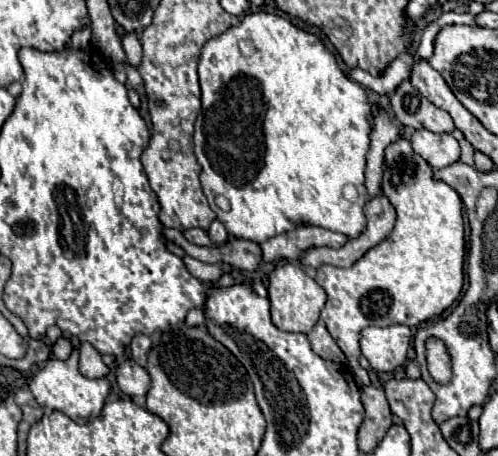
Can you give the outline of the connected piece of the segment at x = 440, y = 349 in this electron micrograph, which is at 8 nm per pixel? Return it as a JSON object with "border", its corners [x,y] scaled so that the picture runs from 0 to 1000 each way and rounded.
{"border":[[[865,741],[865,746],[857,750],[857,776],[861,776],[857,798],[861,798],[865,825],[869,825],[878,838],[886,838],[886,842],[902,838],[902,829],[908,825],[908,807],[890,750]]]}

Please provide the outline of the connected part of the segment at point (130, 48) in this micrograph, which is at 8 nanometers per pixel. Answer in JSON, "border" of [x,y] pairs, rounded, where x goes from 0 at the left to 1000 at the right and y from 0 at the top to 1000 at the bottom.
{"border":[[[273,75],[249,77],[243,86],[243,94],[253,118],[253,132],[271,149],[279,147],[287,114],[283,94]]]}

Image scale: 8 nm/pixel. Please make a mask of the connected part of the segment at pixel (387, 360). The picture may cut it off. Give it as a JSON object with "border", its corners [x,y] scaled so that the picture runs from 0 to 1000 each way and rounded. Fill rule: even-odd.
{"border":[[[809,711],[757,719],[741,715],[725,728],[725,772],[757,816],[789,816],[809,803],[825,754],[825,724]]]}

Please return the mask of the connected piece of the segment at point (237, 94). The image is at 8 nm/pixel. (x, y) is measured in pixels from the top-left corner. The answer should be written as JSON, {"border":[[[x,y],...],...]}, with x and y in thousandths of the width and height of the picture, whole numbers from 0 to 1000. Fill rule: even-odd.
{"border":[[[508,26],[508,31],[496,31],[480,57],[460,61],[456,70],[448,70],[444,79],[420,88],[408,101],[408,114],[400,123],[396,158],[400,158],[404,219],[408,219],[404,250],[392,263],[392,342],[396,342],[396,355],[404,364],[400,390],[404,390],[408,425],[416,430],[424,461],[436,469],[436,482],[448,487],[448,496],[456,500],[460,513],[524,535],[524,531],[532,531],[532,526],[540,526],[540,522],[548,522],[556,513],[580,509],[580,504],[612,496],[612,491],[645,496],[645,500],[693,513],[697,522],[717,522],[733,504],[729,452],[741,439],[741,425],[733,417],[733,386],[729,386],[729,377],[733,377],[733,346],[737,346],[737,333],[741,333],[741,289],[745,289],[741,246],[745,246],[745,237],[737,228],[737,206],[733,206],[729,189],[709,180],[709,175],[701,175],[681,154],[669,118],[649,101],[649,92],[633,75],[600,66],[584,44],[564,39],[560,31]],[[484,88],[508,92],[512,114],[504,123],[492,123],[484,114],[484,105],[480,105]]]}

